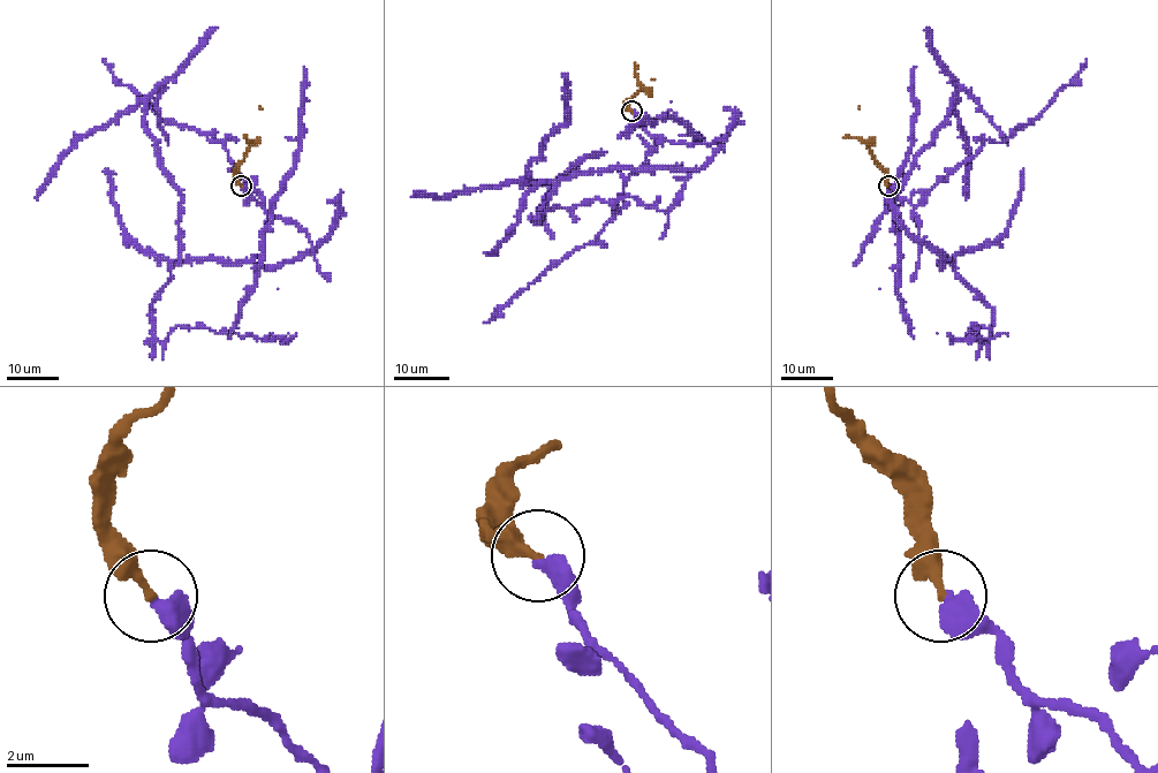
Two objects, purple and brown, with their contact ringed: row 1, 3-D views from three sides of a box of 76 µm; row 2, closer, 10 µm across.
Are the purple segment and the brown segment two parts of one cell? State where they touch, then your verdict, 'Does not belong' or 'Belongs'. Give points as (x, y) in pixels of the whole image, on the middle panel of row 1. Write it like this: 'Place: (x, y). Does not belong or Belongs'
Place: (632, 111). Belongs

